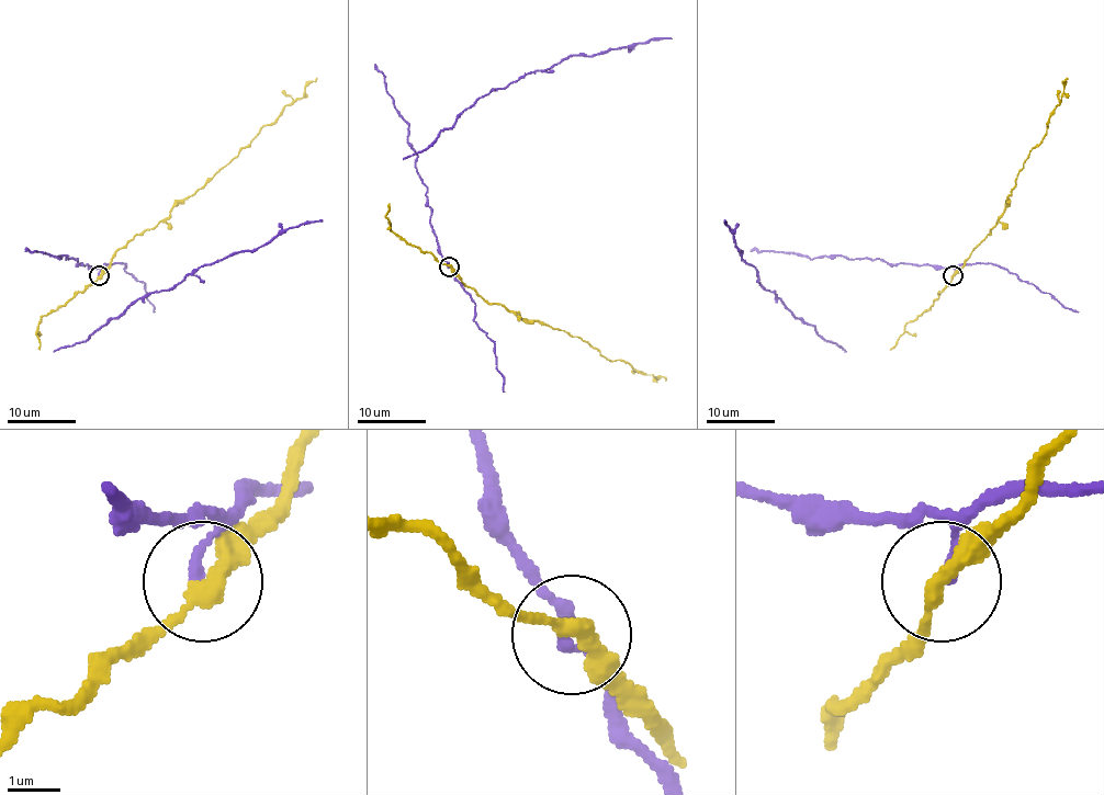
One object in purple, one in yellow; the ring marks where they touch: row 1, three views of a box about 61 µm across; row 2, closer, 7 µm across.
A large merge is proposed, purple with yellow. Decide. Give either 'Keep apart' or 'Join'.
Keep apart

